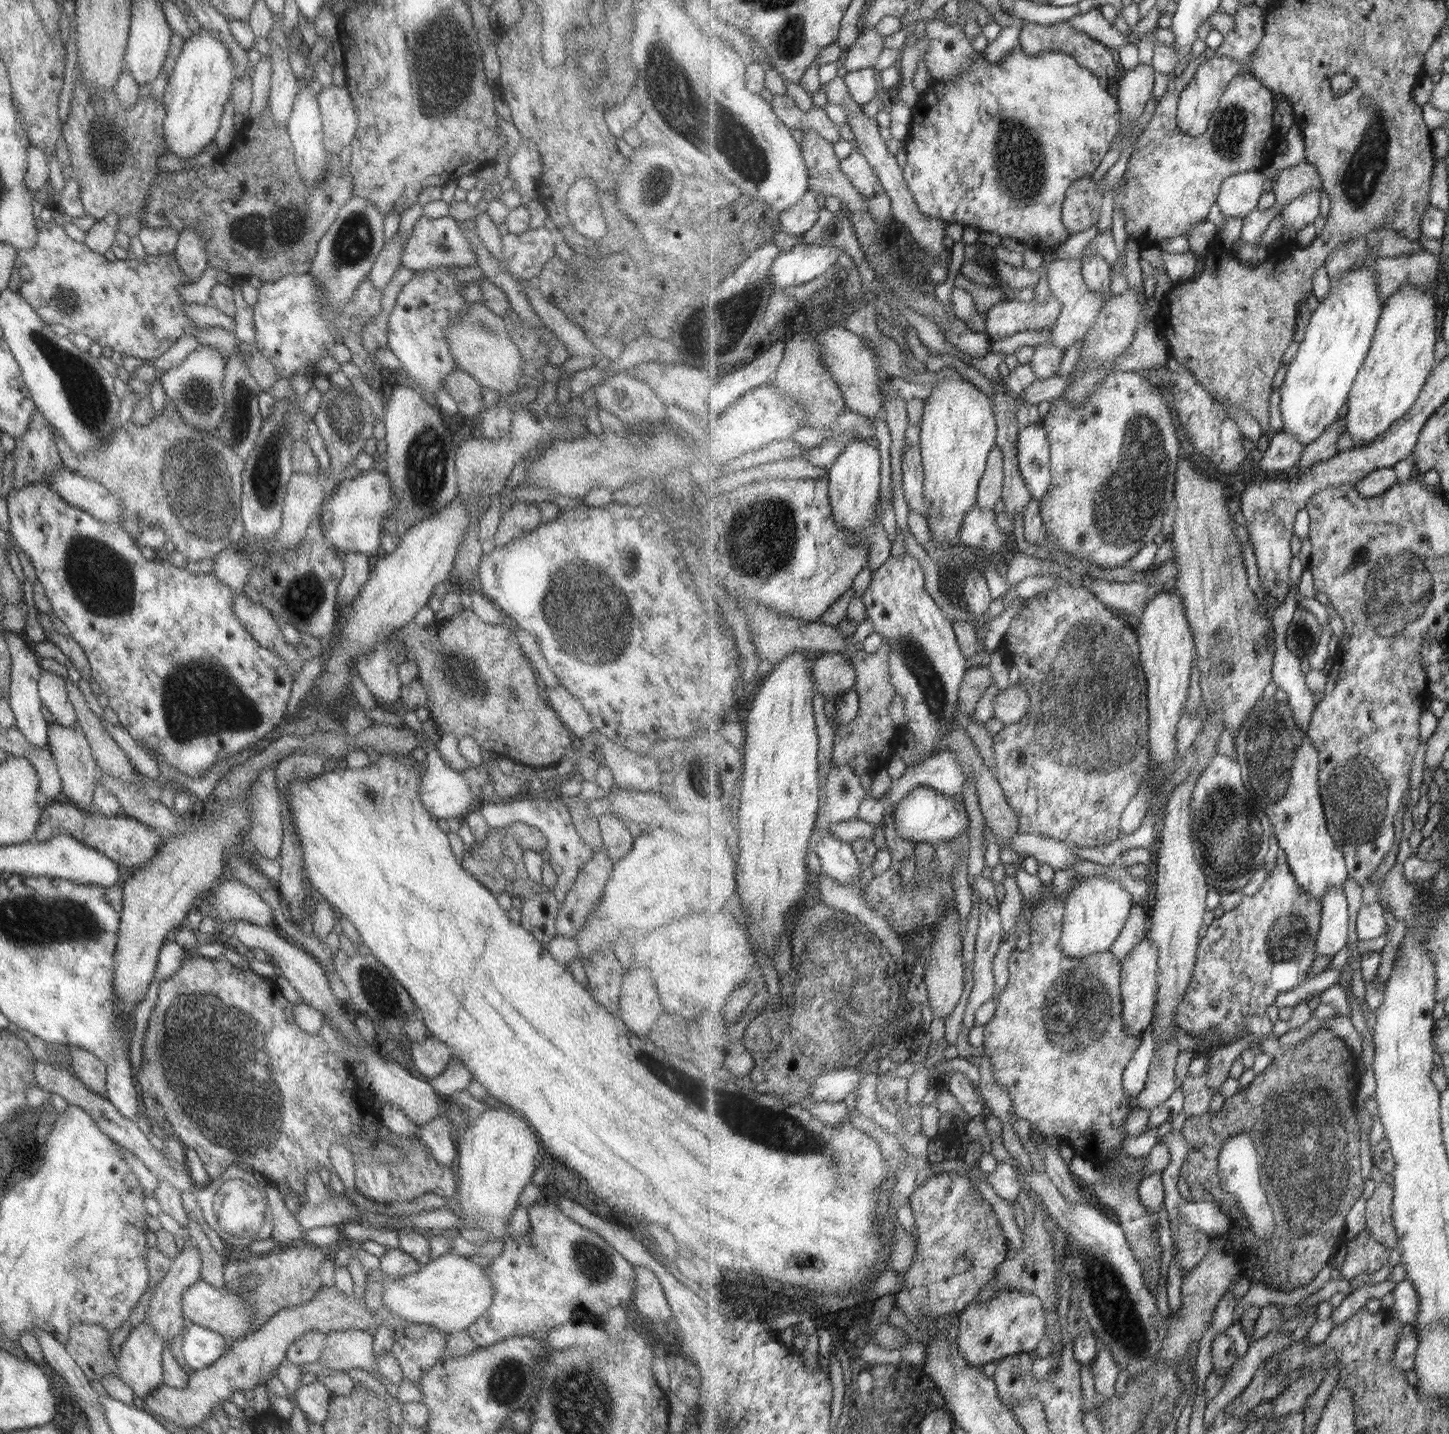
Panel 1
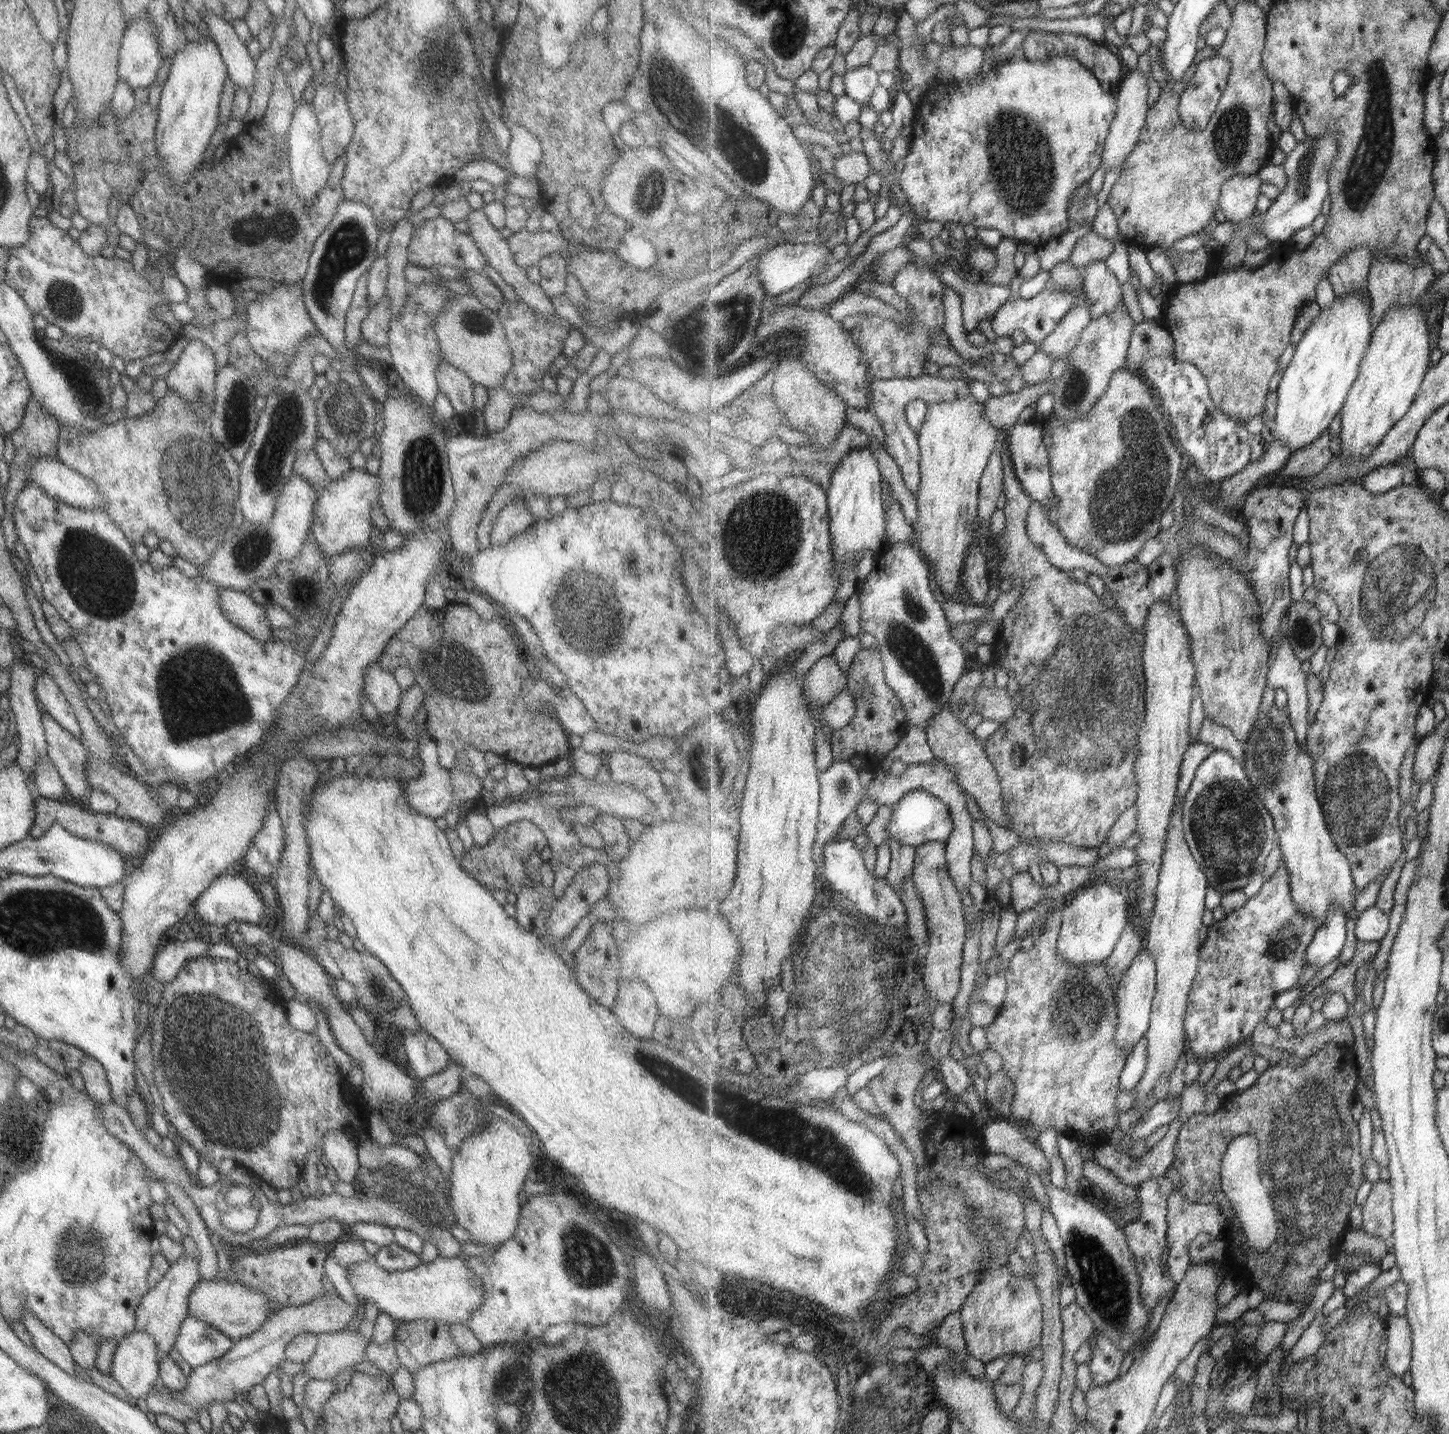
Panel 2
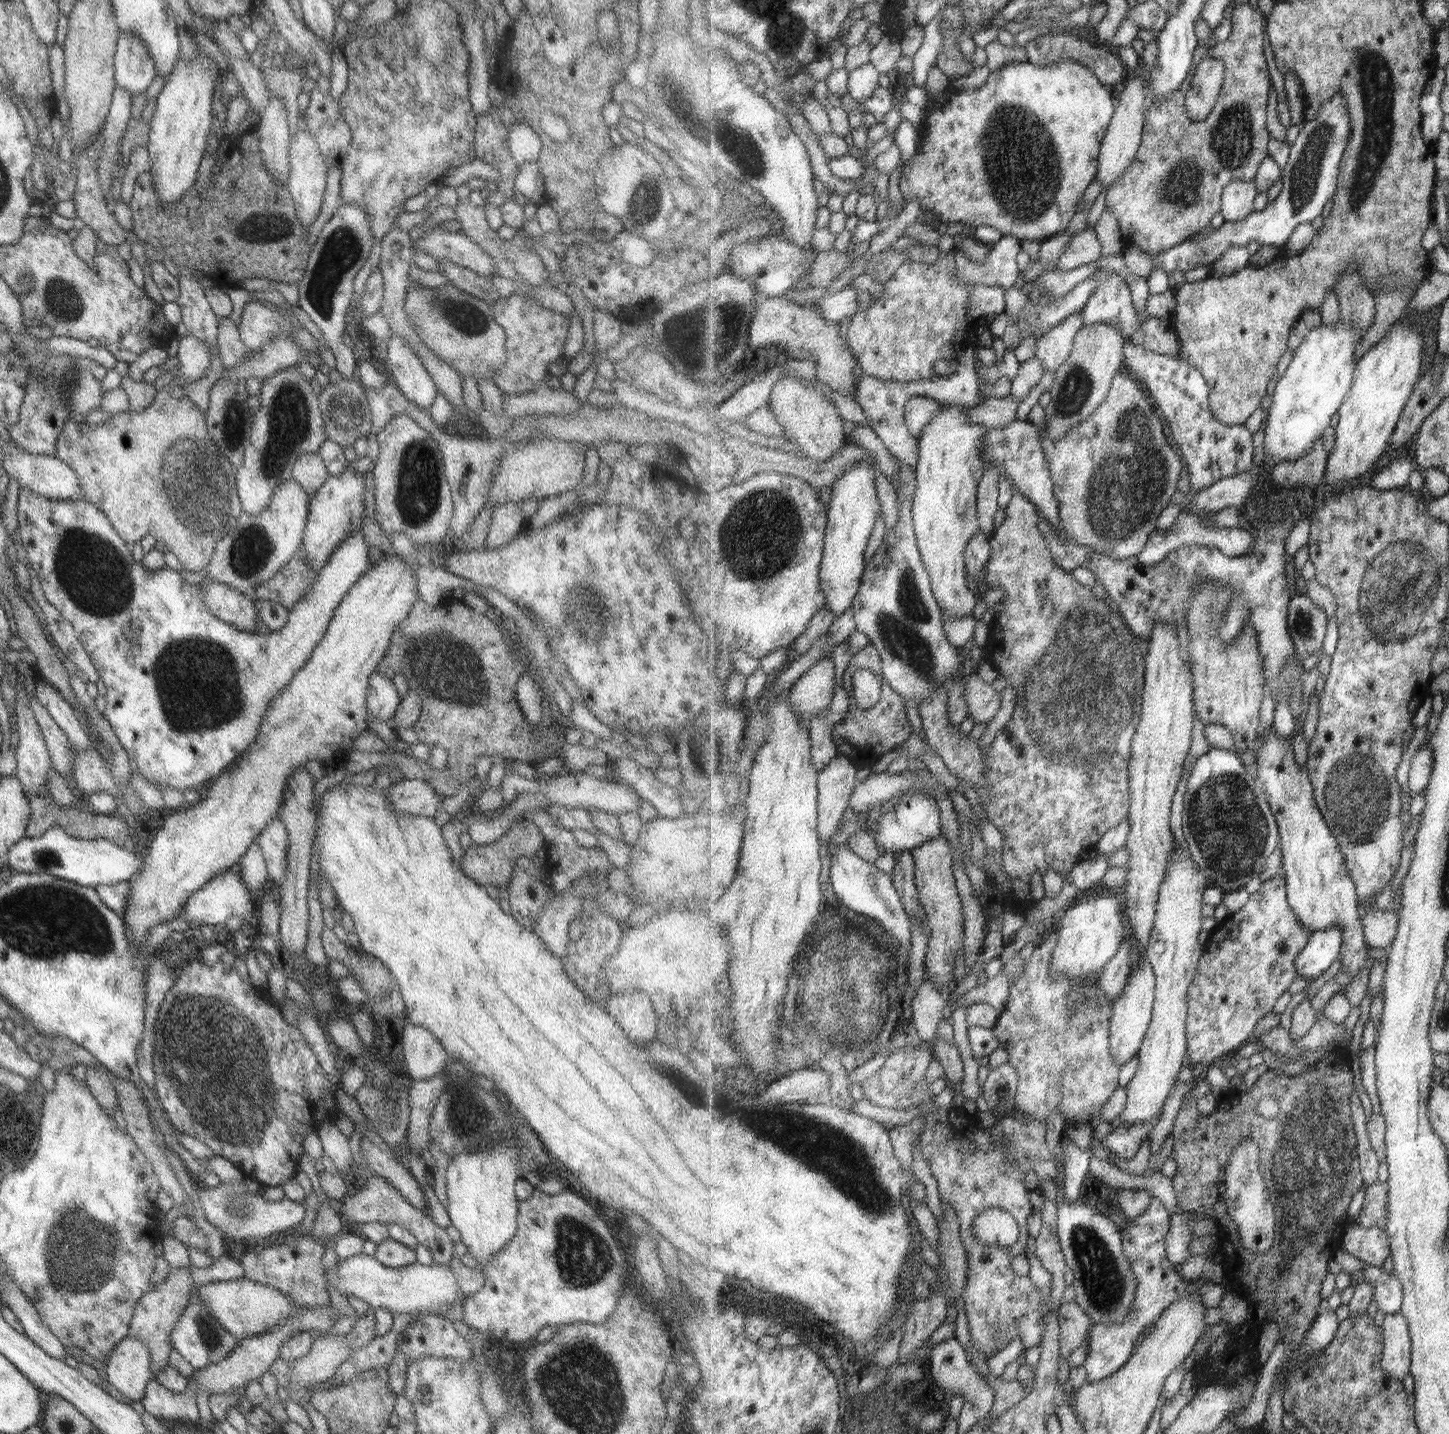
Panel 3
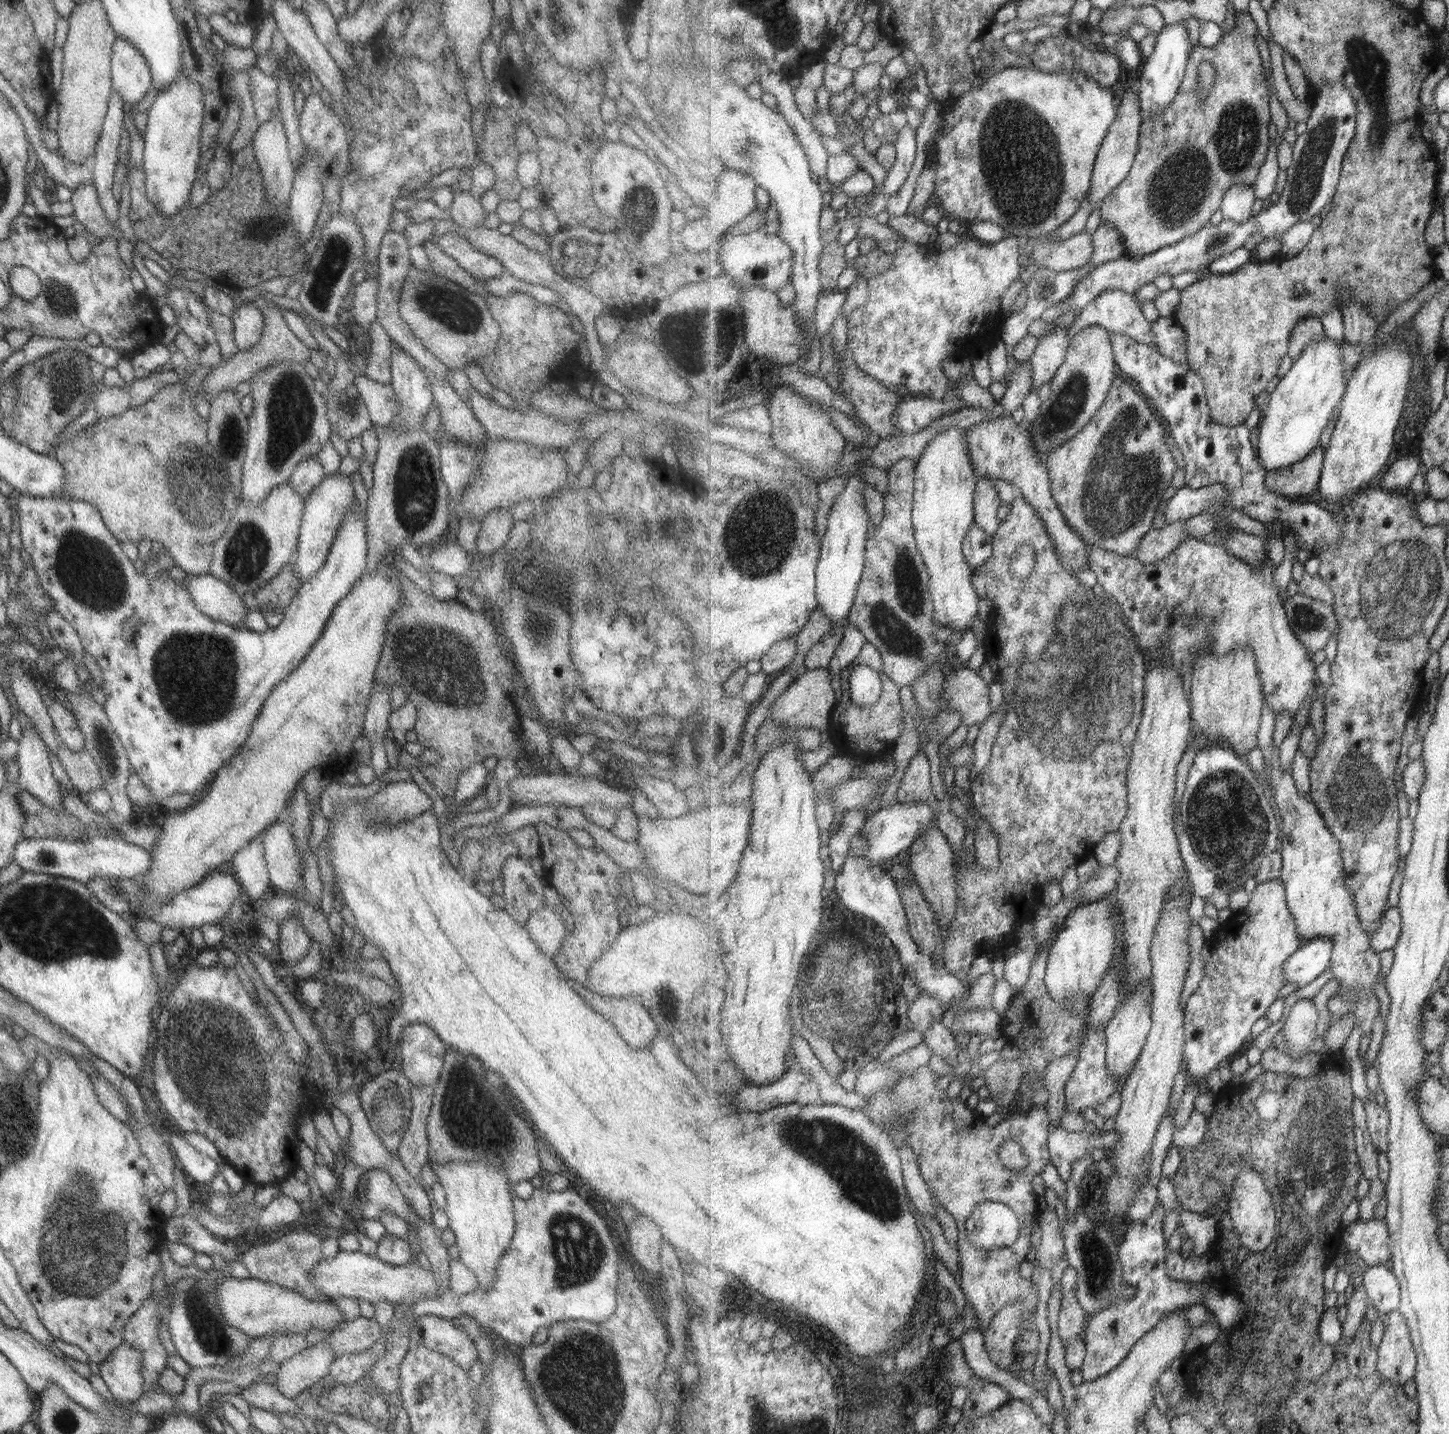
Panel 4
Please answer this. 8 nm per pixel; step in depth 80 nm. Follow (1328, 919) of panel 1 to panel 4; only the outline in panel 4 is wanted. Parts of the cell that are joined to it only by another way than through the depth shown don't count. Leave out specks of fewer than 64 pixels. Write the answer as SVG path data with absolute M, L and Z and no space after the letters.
M1315 938L1305 942L1284 965L1286 981L1298 988L1311 984L1330 968L1333 951L1331 938Z

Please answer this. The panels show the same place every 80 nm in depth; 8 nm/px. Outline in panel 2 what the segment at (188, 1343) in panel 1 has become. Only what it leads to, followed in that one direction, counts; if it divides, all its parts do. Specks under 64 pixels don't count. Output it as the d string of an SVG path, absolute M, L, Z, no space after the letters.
M189 1314L181 1322L173 1344L179 1357L191 1368L218 1360L231 1346L227 1336Z

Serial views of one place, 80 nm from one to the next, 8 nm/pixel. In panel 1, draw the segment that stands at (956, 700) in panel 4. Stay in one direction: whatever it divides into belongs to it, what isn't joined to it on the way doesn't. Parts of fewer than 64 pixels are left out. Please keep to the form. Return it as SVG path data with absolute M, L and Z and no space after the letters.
M1020 683L1011 685L995 698L995 718L1004 725L1019 722L1030 711L1031 699L1029 691Z

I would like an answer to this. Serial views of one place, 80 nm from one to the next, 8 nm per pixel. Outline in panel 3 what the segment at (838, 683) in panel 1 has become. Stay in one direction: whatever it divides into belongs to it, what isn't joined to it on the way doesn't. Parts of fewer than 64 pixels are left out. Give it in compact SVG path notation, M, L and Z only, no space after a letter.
M831 656L820 658L789 689L790 701L800 721L810 722L831 706L837 691L836 664Z

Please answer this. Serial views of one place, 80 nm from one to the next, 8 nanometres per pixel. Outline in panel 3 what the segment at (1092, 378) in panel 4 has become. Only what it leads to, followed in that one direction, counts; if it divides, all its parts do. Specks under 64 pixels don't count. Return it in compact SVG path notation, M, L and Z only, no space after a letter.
M1093 324L1084 326L1075 338L1069 361L1058 369L1055 385L1051 387L1053 399L1044 409L1045 421L1038 425L1043 437L1058 439L1071 432L1080 422L1087 420L1107 400L1112 383L1125 359L1125 334L1117 326Z

